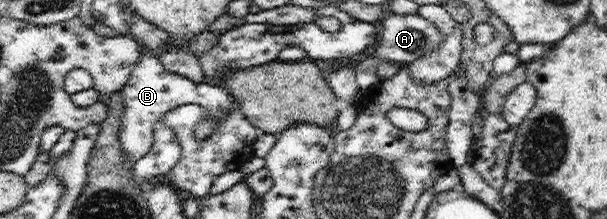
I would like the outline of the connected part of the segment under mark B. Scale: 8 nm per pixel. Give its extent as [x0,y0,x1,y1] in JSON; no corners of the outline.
[118,54,239,166]

